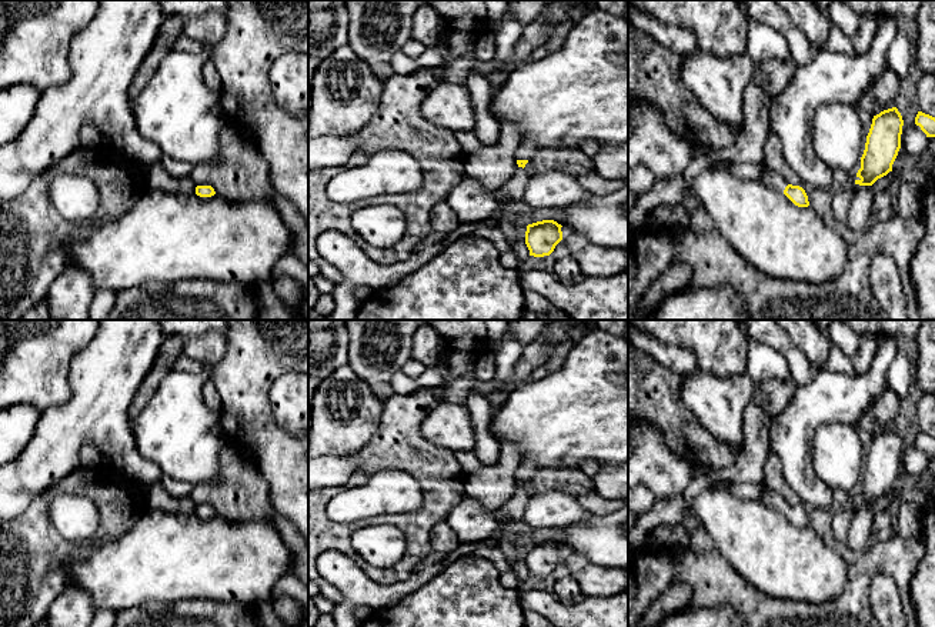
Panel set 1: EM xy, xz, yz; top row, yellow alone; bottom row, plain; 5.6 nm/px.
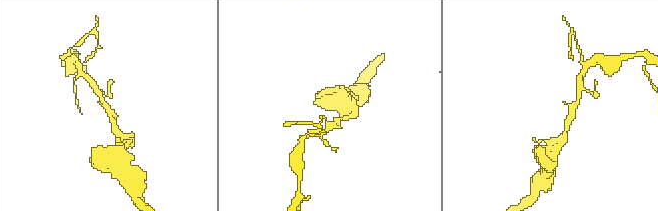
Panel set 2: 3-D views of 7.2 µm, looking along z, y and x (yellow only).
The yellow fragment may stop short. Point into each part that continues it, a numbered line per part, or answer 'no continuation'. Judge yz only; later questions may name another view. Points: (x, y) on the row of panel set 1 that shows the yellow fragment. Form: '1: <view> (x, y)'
1: yz (770, 177)

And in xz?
1: xz (527, 149)

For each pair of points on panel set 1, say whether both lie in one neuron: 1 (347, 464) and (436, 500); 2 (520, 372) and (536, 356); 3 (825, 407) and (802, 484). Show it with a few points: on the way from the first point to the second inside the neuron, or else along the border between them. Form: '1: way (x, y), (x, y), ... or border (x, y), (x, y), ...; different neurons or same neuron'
1: border (356, 454), (354, 473), (343, 484), (329, 487); different neurons
2: way (524, 367), (531, 360); same neuron
3: way (807, 426), (800, 433), (800, 466); same neuron

